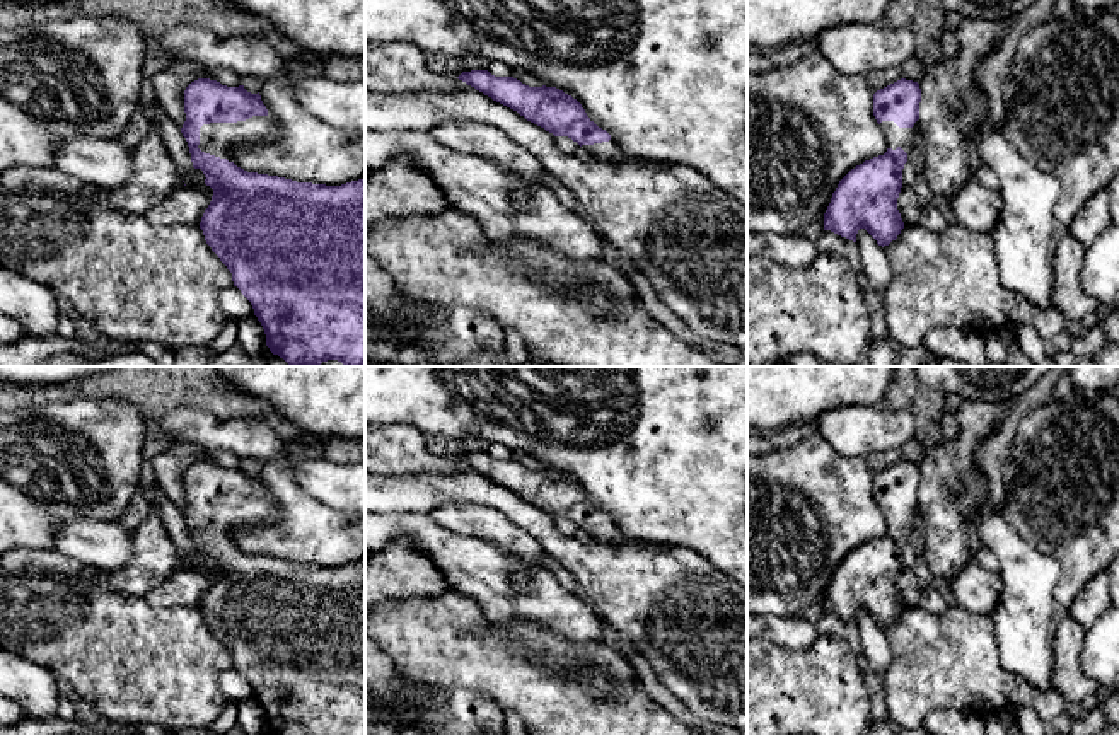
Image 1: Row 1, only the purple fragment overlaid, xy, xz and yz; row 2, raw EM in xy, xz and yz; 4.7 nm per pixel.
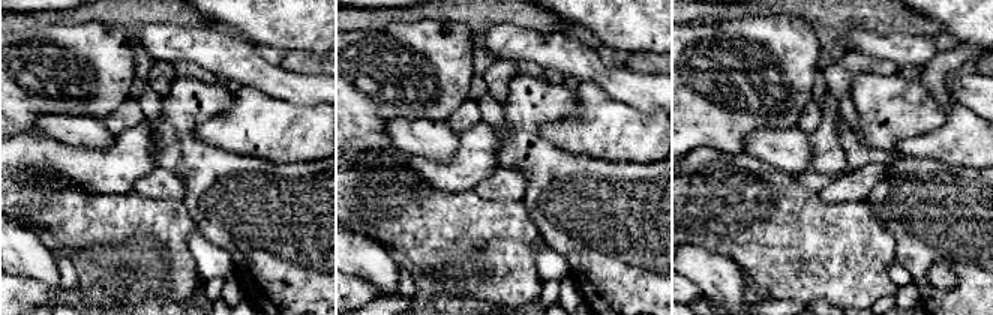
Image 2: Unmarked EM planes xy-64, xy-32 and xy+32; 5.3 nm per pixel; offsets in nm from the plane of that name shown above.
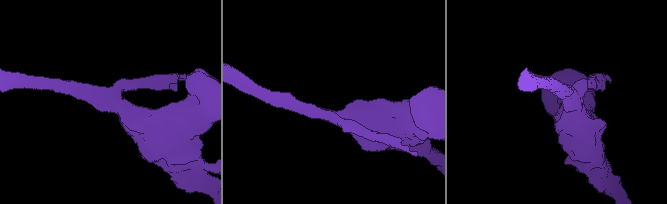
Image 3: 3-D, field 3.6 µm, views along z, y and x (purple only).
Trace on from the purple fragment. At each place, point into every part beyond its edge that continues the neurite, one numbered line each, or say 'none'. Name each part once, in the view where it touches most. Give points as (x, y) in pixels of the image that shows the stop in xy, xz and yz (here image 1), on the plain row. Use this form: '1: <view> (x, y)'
1: xy (215, 520)

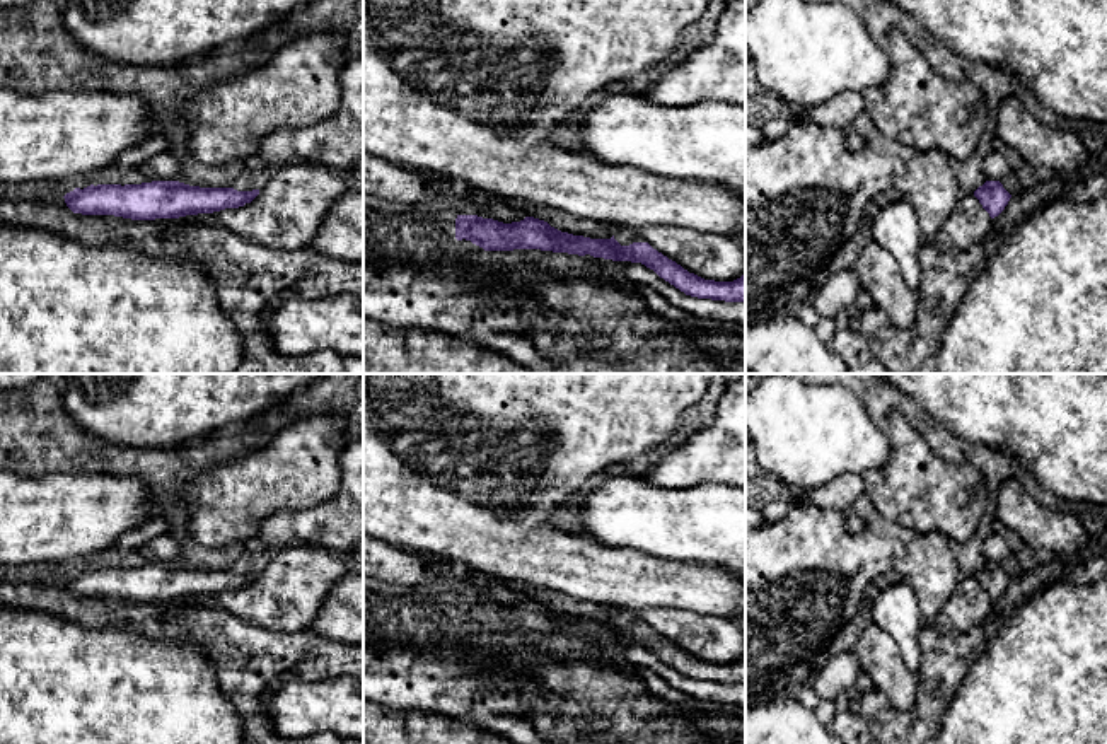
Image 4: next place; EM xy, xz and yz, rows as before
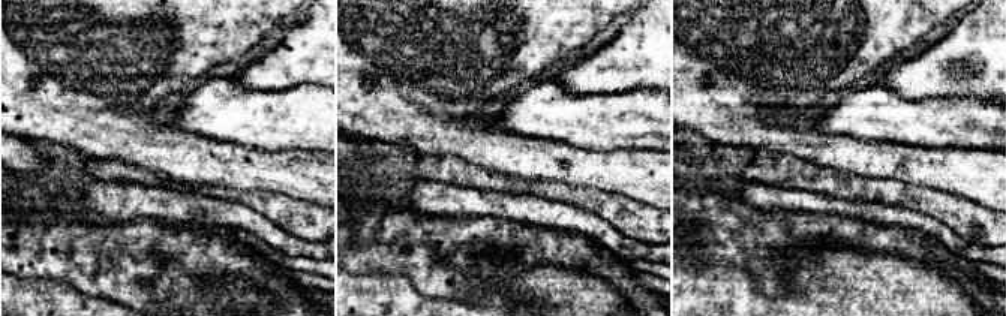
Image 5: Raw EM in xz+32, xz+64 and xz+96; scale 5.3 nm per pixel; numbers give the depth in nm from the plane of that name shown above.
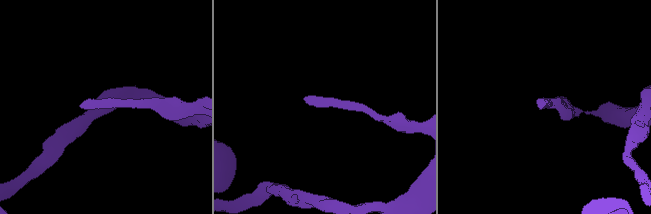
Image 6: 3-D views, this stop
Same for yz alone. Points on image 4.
none

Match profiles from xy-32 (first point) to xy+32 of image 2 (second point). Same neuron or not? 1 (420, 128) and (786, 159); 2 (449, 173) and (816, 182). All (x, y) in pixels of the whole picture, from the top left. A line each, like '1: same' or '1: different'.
1: same
2: same

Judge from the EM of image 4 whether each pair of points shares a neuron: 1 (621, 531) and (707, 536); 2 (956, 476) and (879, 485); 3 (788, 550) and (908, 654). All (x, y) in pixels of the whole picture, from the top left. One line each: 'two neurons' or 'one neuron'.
1: one neuron
2: one neuron
3: two neurons

